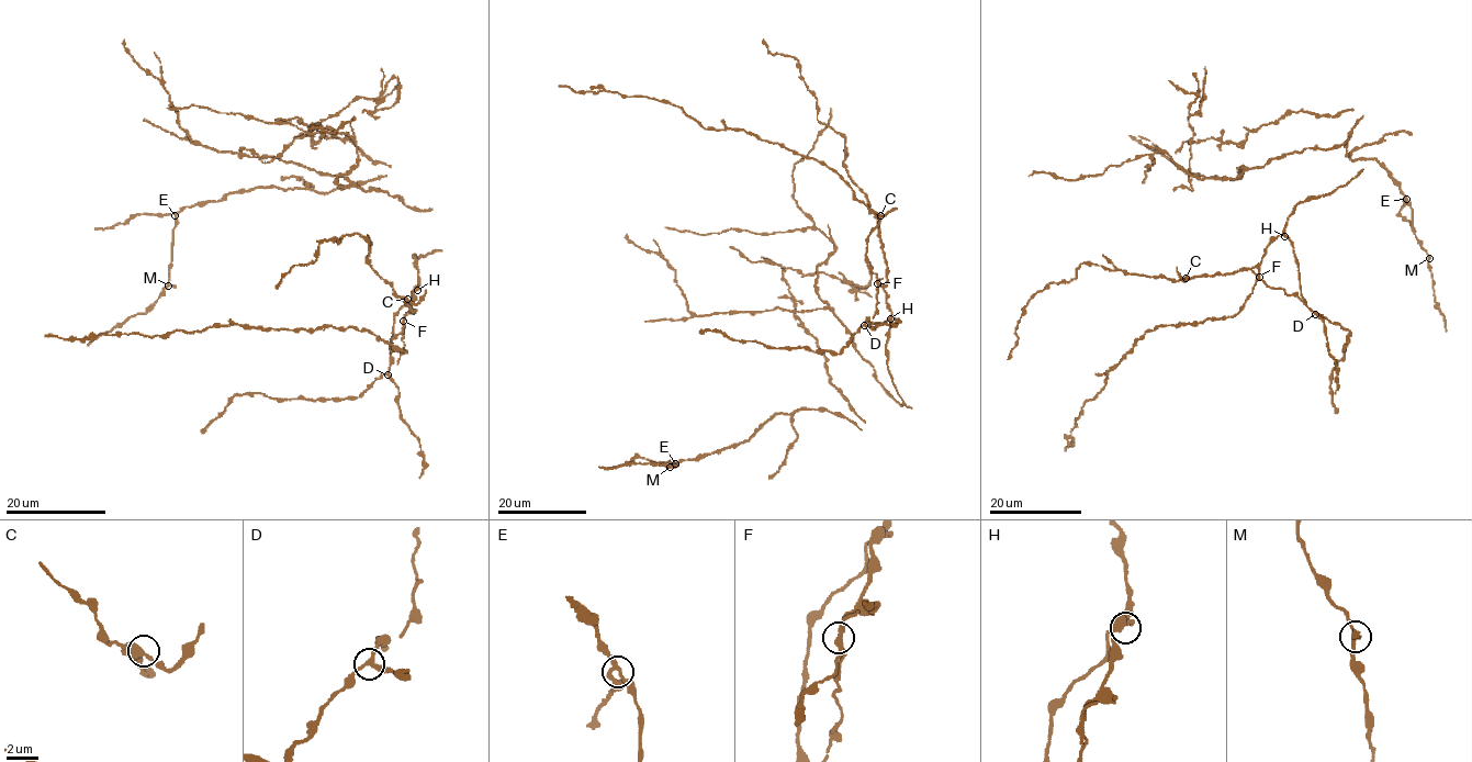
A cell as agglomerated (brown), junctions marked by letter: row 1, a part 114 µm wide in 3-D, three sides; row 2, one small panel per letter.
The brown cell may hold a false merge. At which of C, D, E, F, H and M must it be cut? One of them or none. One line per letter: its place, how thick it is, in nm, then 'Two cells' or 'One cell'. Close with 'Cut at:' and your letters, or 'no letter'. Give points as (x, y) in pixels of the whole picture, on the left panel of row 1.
C: Place: (407, 299). Thickness 360 nm. One cell
D: Place: (388, 374). Thickness 280 nm. One cell
E: Place: (175, 215). Thickness 220 nm. One cell
F: Place: (403, 321). Thickness 240 nm. Two cells
H: Place: (417, 290). Thickness 260 nm. One cell
M: Place: (168, 286). Thickness 240 nm. One cell
Cut at: F

